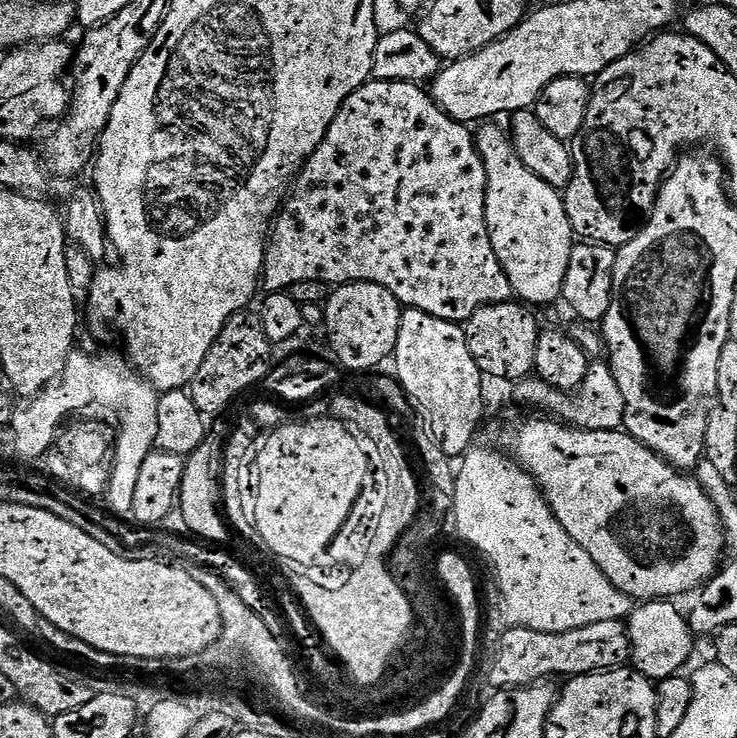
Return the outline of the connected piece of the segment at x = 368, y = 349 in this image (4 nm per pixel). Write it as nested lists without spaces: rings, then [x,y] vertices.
[[[353,280],[351,284],[333,287],[328,303],[323,307],[325,320],[322,328],[325,333],[328,331],[328,340],[336,351],[335,359],[341,369],[349,368],[352,374],[371,372],[379,369],[387,356],[389,359],[395,353],[402,305],[390,290]]]

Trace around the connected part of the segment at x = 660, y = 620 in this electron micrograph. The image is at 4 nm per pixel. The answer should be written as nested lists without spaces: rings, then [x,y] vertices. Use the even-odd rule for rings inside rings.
[[[671,599],[645,600],[633,607],[626,621],[632,647],[631,667],[641,672],[647,680],[659,682],[677,675],[692,656],[694,633],[688,617],[675,608]]]

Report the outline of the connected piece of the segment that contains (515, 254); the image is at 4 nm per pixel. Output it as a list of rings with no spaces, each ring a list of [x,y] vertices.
[[[488,122],[481,132],[475,133],[476,148],[484,159],[488,175],[486,190],[486,226],[490,230],[490,246],[494,246],[494,254],[498,254],[498,262],[502,262],[502,270],[506,270],[506,278],[510,278],[513,293],[525,305],[552,304],[564,295],[566,272],[570,270],[570,254],[574,247],[572,223],[564,209],[563,195],[552,188],[538,174],[526,170],[522,166],[522,158],[516,156],[509,133],[499,128],[499,123]]]

